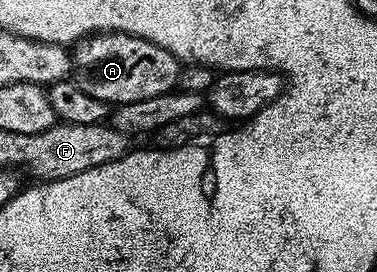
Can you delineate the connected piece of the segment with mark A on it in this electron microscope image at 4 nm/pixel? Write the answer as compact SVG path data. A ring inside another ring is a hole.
M98 31L76 45L77 85L88 91L88 95L114 107L169 93L177 86L179 76L178 58L164 47L143 37L136 37L133 33Z

